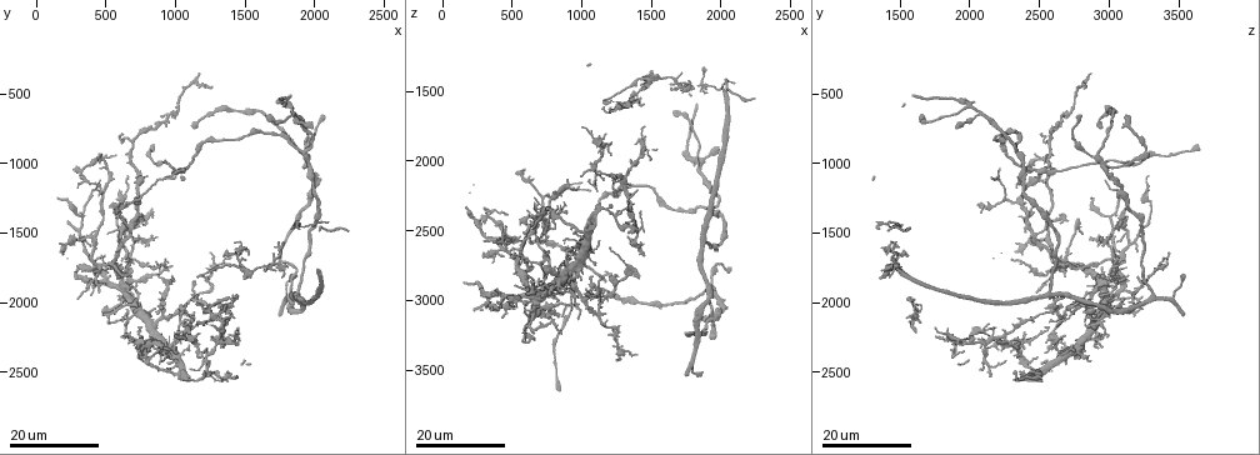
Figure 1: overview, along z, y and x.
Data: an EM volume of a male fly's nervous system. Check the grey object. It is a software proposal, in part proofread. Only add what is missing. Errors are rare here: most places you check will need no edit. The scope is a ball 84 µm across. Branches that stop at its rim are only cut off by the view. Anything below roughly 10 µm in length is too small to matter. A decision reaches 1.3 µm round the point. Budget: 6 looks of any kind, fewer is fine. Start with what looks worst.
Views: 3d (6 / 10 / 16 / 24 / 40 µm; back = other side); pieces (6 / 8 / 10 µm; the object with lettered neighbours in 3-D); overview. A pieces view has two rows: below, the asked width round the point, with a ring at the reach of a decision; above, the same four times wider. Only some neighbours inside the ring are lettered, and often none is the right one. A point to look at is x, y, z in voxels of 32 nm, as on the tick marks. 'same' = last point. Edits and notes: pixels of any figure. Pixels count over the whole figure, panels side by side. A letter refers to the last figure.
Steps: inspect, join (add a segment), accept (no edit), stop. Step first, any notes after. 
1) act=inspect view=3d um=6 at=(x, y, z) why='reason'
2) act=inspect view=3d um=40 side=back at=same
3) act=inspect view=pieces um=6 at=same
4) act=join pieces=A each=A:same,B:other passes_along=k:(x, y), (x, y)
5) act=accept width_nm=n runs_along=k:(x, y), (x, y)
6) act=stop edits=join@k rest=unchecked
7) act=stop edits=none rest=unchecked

act=inspect view=3d um=24 at=(1240, 440, 2820) why='end of a long branch'

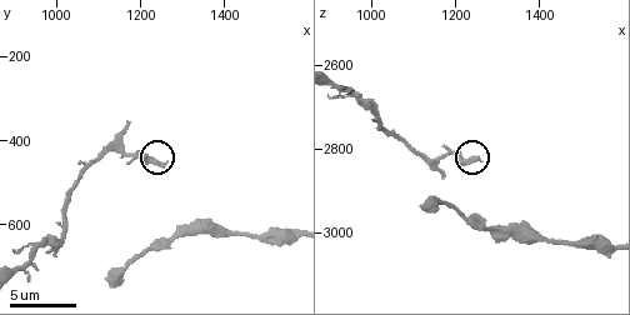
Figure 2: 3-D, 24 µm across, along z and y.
act=inspect view=pieces um=8 at=(1255, 465, 2820)

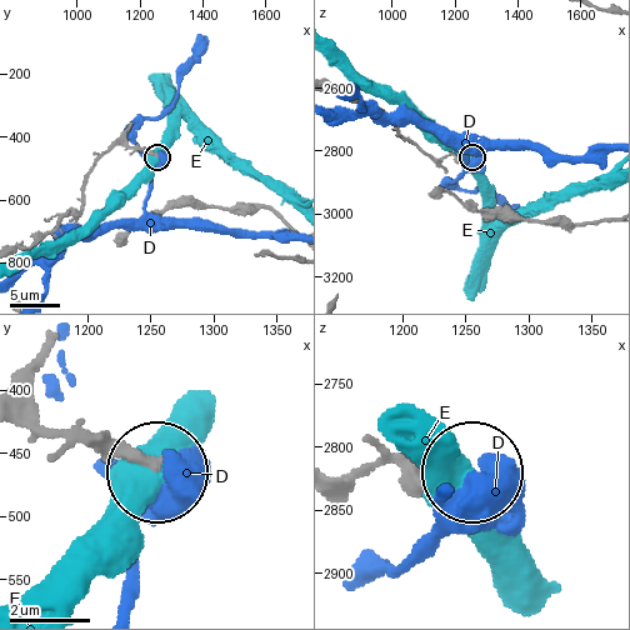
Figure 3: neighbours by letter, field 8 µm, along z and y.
act=accept width_nm=260 each=D:other,E:other found='none of them fits'

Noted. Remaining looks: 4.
act=inspect view=3d um=16 at=(460, 1940, 2500) why='tapers out'

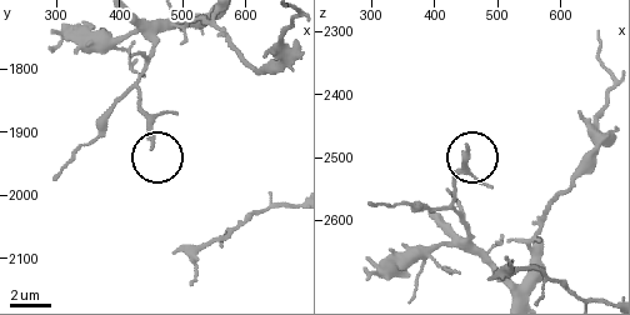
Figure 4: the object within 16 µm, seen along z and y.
act=inspect view=pieces um=6 at=(450, 1925, 2485)

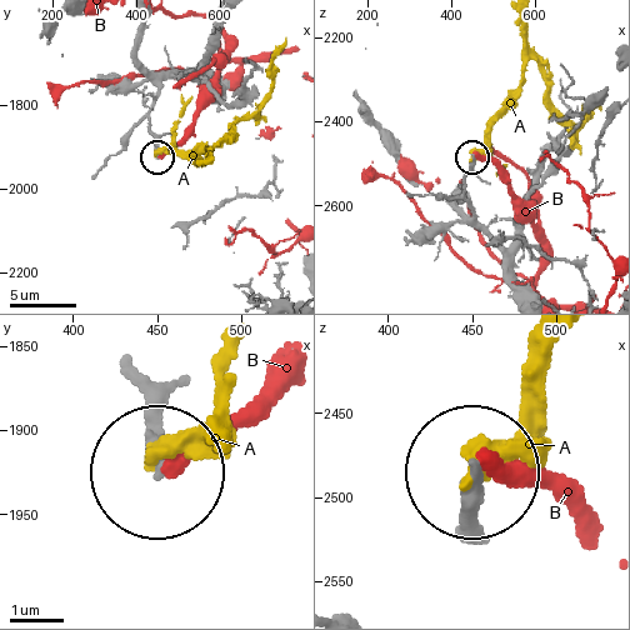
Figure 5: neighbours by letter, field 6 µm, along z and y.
act=accept width_nm=190 each=A:other,B:other runs_along=5:(139, 386), (153, 463) found='none of them fits'

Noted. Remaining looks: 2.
act=inspect view=3d um=16 at=(580, 1300, 2040) why='free end'

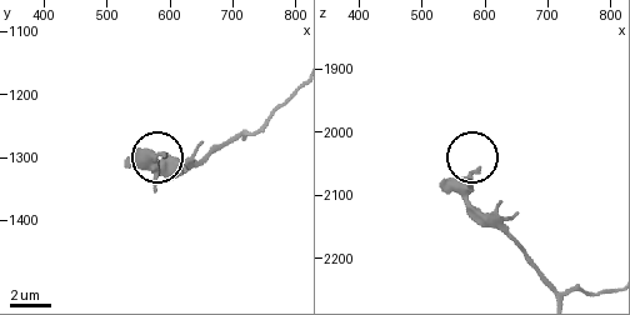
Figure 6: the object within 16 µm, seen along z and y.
act=inspect view=pieces um=6 at=(585, 1290, 2055)

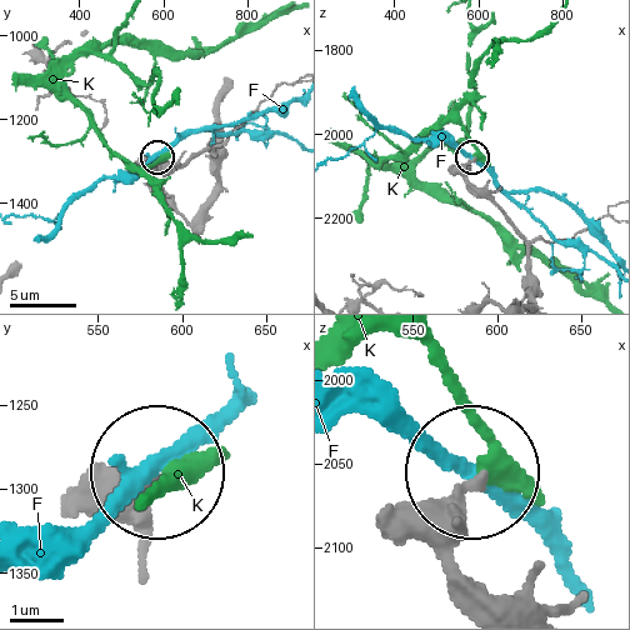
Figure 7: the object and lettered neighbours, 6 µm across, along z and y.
act=accept each=F:other,K:other runs_along=7:(500, 601), (460, 548), (469, 485) found='no lettered segment goes on from it'

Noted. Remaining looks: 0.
act=stop edits=none rest=unchecked

